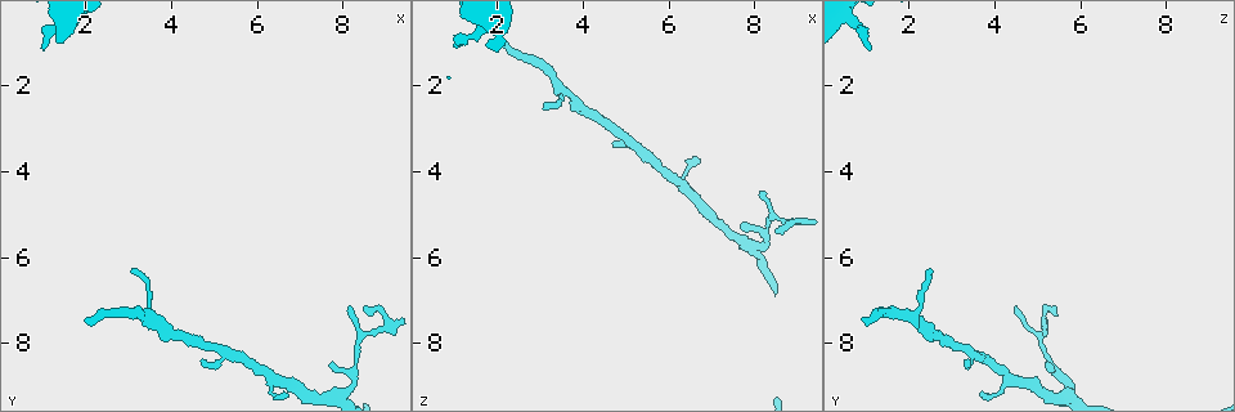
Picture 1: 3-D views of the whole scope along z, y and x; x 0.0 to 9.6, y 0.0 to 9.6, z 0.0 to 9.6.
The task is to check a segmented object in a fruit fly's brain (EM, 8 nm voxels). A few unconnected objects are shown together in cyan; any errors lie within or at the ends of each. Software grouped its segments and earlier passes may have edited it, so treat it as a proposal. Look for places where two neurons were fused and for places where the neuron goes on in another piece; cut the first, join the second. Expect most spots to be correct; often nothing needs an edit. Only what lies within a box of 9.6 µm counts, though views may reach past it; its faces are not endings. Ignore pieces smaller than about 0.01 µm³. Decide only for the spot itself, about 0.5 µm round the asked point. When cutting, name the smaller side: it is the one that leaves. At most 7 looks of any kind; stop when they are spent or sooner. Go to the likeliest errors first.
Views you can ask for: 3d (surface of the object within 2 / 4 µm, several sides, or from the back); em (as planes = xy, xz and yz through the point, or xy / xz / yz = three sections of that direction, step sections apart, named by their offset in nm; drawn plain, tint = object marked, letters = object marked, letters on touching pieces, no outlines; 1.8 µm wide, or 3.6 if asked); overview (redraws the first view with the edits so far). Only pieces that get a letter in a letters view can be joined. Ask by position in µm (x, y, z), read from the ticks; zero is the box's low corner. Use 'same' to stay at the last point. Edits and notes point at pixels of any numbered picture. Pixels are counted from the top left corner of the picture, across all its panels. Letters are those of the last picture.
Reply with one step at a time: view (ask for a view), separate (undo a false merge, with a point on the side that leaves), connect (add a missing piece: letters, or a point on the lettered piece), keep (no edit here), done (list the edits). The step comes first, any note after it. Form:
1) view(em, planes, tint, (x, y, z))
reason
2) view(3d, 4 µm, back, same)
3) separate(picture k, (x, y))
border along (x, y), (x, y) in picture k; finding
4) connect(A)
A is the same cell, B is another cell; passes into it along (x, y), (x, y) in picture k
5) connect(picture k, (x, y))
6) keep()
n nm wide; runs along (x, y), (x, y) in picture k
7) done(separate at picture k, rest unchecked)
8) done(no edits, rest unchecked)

view(3d, 4 µm, (1.00, 1.20, 1.10))
free end

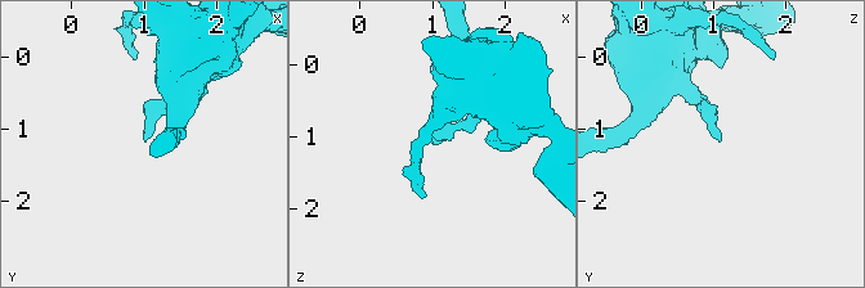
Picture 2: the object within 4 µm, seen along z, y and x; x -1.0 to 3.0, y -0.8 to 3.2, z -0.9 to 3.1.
view(em, planes, letters, (1.00, 1.20, 1.10))

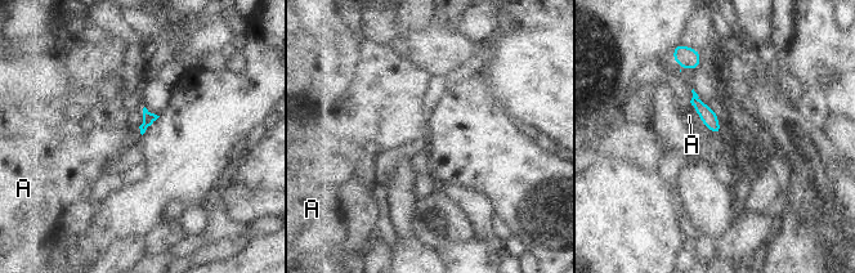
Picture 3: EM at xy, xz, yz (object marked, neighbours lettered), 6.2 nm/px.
keep()
A is another cell; border along (689, 102), (701, 121), (717, 135) in picture 3; no lettered piece goes on from it

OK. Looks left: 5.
view(em, planes, letters, (1.95, 7.55, 0.95))
free end

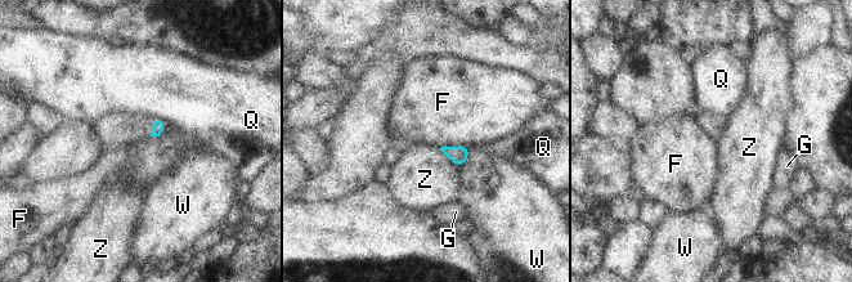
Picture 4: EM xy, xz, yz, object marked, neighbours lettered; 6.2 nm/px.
keep()
F, G, Q, W and Z are other cells; border along (470, 147), (440, 148) in picture 4; none of them fits

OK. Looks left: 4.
view(3d, 4 µm, (7.70, 8.45, 5.15))
an open end

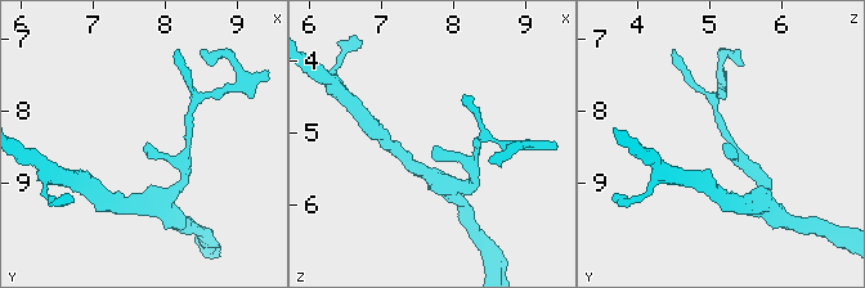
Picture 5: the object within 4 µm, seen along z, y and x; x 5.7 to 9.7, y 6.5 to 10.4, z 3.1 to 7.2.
view(em, yz, step 4, letters, (7.75, 8.40, 5.20))

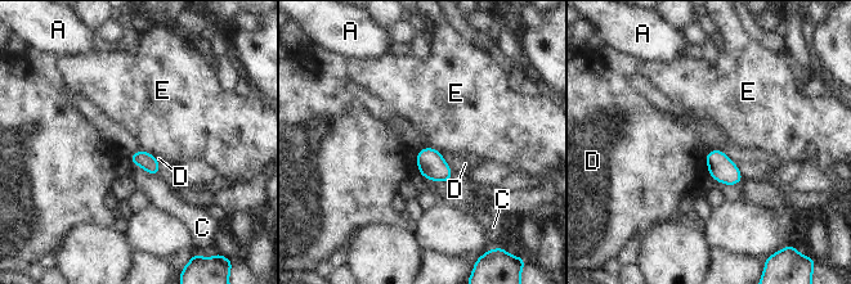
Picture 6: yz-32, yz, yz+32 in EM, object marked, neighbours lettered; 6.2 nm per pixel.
view(em, planes, letters, same)
cut it another way

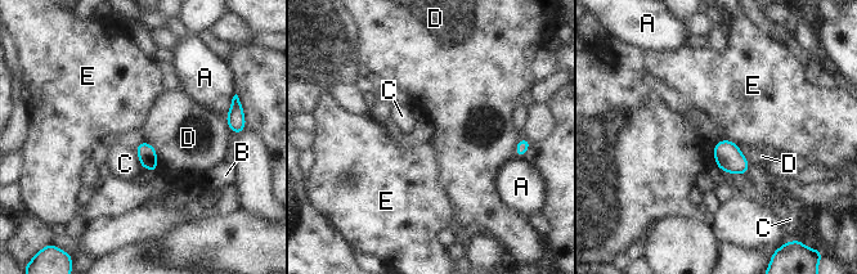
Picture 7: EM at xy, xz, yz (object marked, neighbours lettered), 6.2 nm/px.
keep()
A, B, C, D and E are other cells; border along (144, 140), (156, 152), (158, 171) in picture 7; none of them fits

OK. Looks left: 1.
done(no edits, rest unchecked)

